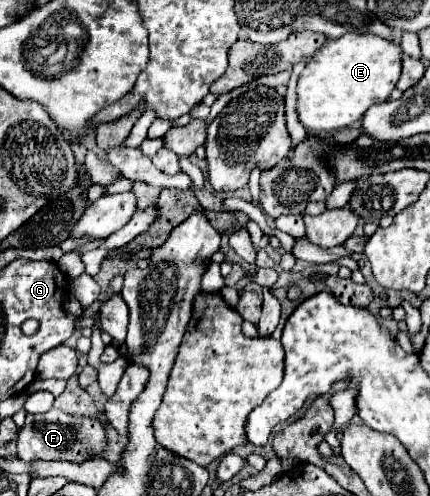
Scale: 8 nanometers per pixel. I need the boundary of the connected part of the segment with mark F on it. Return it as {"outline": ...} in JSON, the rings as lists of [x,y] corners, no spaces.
{"outline":[[[55,407],[47,413],[27,413],[25,425],[17,433],[17,457],[21,457],[23,461],[51,459],[51,461],[83,463],[93,455],[101,453],[103,447],[105,447],[105,431],[99,421],[89,417],[73,417]]]}

